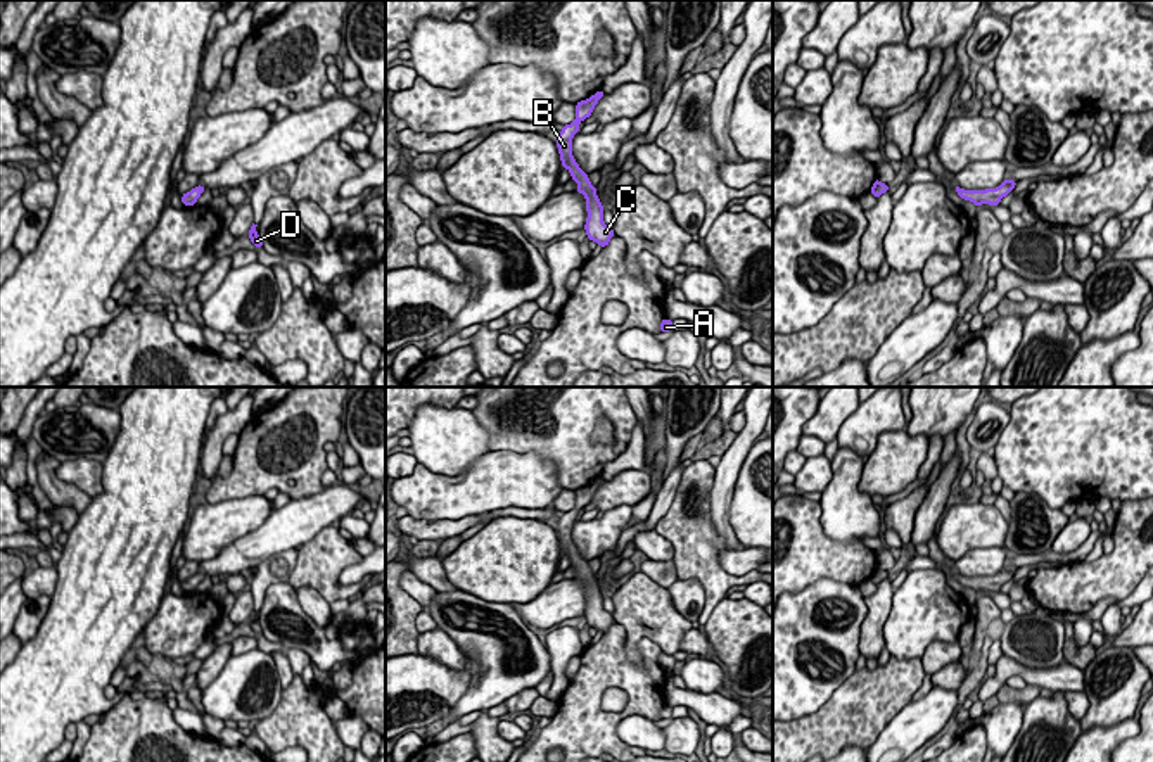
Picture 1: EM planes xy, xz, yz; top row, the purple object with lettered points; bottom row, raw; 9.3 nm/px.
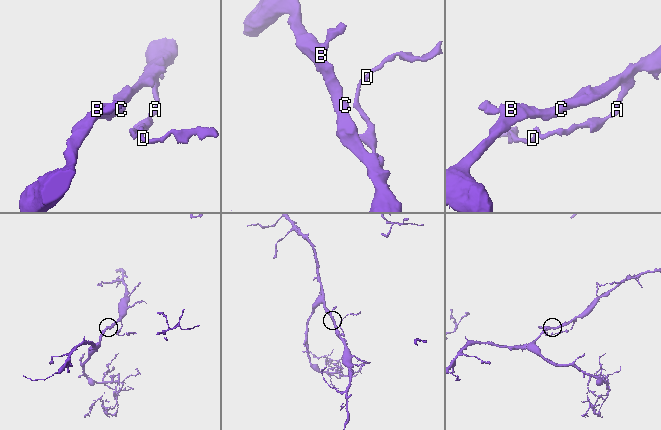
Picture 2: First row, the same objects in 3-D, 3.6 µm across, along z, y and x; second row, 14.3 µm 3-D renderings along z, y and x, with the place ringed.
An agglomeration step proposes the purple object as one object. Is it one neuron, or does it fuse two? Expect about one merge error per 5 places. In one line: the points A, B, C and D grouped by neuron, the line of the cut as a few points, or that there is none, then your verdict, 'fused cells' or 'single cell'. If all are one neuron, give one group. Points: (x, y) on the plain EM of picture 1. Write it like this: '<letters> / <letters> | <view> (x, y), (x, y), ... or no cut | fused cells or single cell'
A B C D | no cut | single cell

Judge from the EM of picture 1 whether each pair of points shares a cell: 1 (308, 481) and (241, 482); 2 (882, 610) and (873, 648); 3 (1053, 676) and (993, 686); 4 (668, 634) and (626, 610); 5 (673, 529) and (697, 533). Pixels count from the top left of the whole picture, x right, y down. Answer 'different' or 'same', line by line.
1: same
2: same
3: same
4: same
5: same

